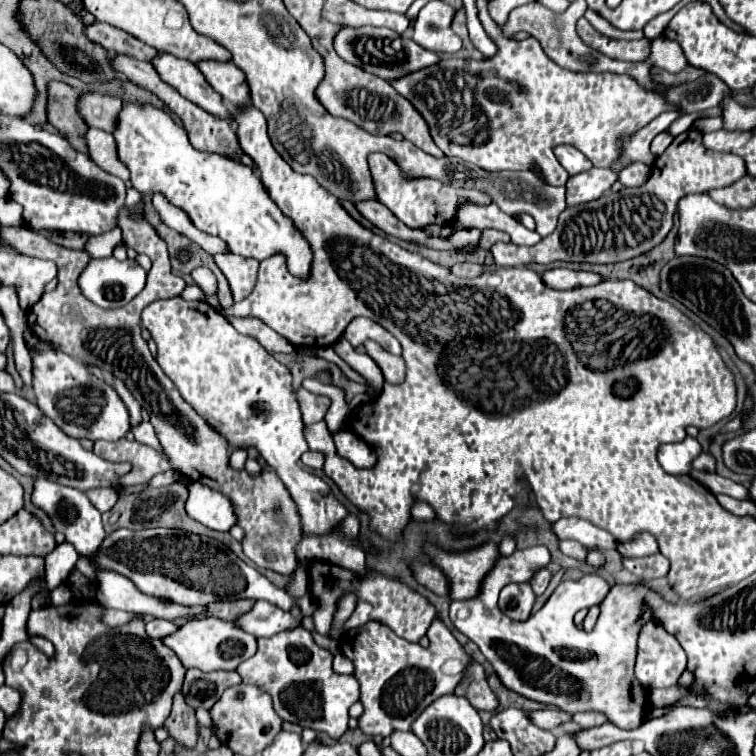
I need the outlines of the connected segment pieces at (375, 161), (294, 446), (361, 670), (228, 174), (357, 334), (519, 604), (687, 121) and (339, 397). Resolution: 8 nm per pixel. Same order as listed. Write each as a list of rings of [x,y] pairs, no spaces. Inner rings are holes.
[[[372,153],[368,157],[368,163],[370,163],[370,171],[372,171],[372,177],[374,177],[374,187],[376,187],[376,193],[378,193],[378,201],[384,203],[402,223],[406,223],[408,227],[426,227],[430,223],[438,223],[438,225],[446,225],[446,223],[452,223],[452,217],[454,217],[454,211],[458,207],[460,201],[464,199],[470,199],[474,203],[490,203],[490,199],[480,193],[480,191],[466,191],[466,189],[452,189],[436,179],[406,179],[400,175],[400,169],[396,167],[396,163],[382,155],[382,153]]]
[[[182,297],[160,299],[144,307],[142,325],[150,331],[158,355],[156,361],[162,371],[172,379],[180,395],[186,403],[190,403],[198,415],[206,419],[206,423],[216,429],[226,441],[228,449],[250,449],[254,447],[268,465],[272,465],[282,479],[282,483],[290,489],[290,495],[298,507],[302,527],[306,533],[328,533],[332,531],[346,515],[346,507],[334,499],[330,487],[314,473],[300,467],[300,455],[308,451],[304,439],[304,423],[300,405],[296,399],[296,391],[292,387],[292,373],[286,365],[278,363],[254,337],[238,333],[224,315],[220,315],[214,307],[204,301],[184,301]]]
[[[370,621],[342,633],[338,643],[342,655],[352,661],[354,677],[360,683],[360,703],[364,705],[364,713],[358,717],[358,727],[362,733],[382,737],[388,737],[396,729],[408,731],[412,721],[432,701],[452,693],[464,677],[464,667],[470,659],[448,627],[446,643],[442,643],[440,651],[432,651],[418,643],[408,643],[380,621]]]
[[[136,103],[122,105],[114,137],[116,137],[116,143],[118,143],[118,155],[130,169],[132,187],[138,189],[142,193],[142,197],[160,191],[174,205],[182,207],[190,215],[192,223],[198,229],[224,239],[232,253],[242,255],[242,257],[250,257],[250,259],[256,259],[256,261],[262,261],[266,257],[282,253],[286,257],[286,265],[288,265],[288,271],[292,275],[302,277],[302,279],[310,277],[312,249],[310,249],[306,237],[276,207],[276,203],[270,199],[268,191],[264,189],[264,185],[262,185],[262,181],[260,181],[260,177],[256,175],[254,169],[238,163],[238,161],[232,161],[228,157],[216,155],[216,153],[196,151],[190,145],[186,131],[180,125],[176,125],[168,113],[164,113],[162,109],[156,109],[152,105],[136,105]]]
[[[356,317],[356,319],[352,319],[350,325],[346,327],[346,339],[348,339],[348,343],[352,347],[364,345],[364,341],[372,339],[372,341],[380,343],[386,351],[390,351],[394,355],[402,353],[402,347],[396,341],[396,337],[392,333],[388,333],[382,325],[378,325],[376,321],[372,321],[368,317]]]
[[[510,583],[502,587],[498,597],[498,607],[504,615],[514,621],[526,621],[534,605],[534,593],[528,583]]]
[[[691,113],[686,115],[680,115],[669,127],[668,131],[673,136],[676,137],[679,134],[687,131],[692,123],[697,119],[699,114]]]
[[[304,379],[302,385],[304,385],[304,389],[312,391],[312,393],[330,397],[332,405],[330,405],[324,421],[328,423],[328,429],[330,429],[332,433],[336,433],[336,431],[346,423],[346,419],[348,419],[348,415],[350,415],[350,407],[348,407],[348,403],[346,403],[346,393],[344,393],[344,389],[340,389],[340,387],[336,387],[336,385],[324,385],[324,383],[320,383],[318,379]]]

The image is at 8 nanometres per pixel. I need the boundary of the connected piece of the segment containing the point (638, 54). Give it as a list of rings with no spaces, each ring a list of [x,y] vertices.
[[[584,17],[578,19],[576,31],[588,47],[604,53],[606,57],[624,59],[624,61],[642,61],[644,57],[648,57],[648,39],[642,39],[642,41],[616,41],[616,39],[610,39],[610,37],[602,35],[600,31],[596,31]]]

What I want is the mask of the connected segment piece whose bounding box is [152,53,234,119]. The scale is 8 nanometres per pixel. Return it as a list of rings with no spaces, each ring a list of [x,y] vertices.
[[[160,53],[152,65],[156,65],[156,71],[160,73],[162,81],[172,85],[180,95],[190,99],[192,103],[200,105],[208,113],[220,117],[220,119],[234,119],[234,115],[224,107],[220,93],[216,93],[208,81],[204,81],[202,71],[186,61],[186,59],[176,59],[174,55]]]

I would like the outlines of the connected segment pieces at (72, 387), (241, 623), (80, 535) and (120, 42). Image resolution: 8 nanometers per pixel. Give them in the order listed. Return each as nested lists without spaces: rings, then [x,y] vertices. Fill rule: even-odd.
[[[38,351],[34,363],[34,395],[36,405],[70,437],[118,441],[130,429],[130,415],[120,395],[102,379],[88,373],[84,363],[68,357],[62,351]]]
[[[256,601],[248,613],[242,613],[232,623],[256,637],[270,637],[274,633],[300,625],[300,621],[294,619],[288,611],[282,611],[268,601]]]
[[[38,477],[36,485],[34,485],[32,501],[50,515],[56,531],[62,531],[66,535],[66,541],[70,541],[80,555],[96,553],[96,549],[100,547],[100,543],[104,539],[104,529],[102,529],[100,511],[88,501],[88,497],[84,493],[80,493],[78,489],[68,489],[66,485],[60,485],[60,483],[52,483],[48,479],[44,481],[44,477]]]
[[[100,21],[94,25],[88,25],[86,35],[90,41],[100,43],[104,49],[114,53],[124,53],[126,57],[136,57],[138,61],[152,61],[158,55],[158,51],[152,49],[150,45],[144,45],[136,37]]]

